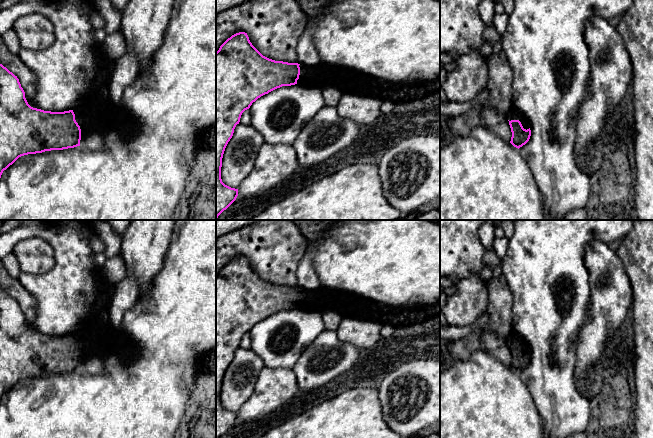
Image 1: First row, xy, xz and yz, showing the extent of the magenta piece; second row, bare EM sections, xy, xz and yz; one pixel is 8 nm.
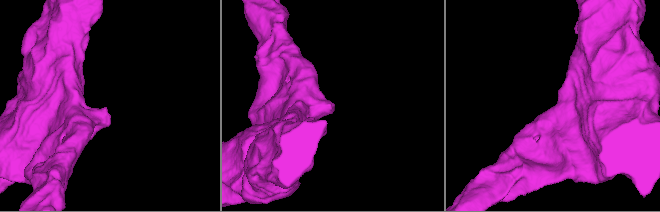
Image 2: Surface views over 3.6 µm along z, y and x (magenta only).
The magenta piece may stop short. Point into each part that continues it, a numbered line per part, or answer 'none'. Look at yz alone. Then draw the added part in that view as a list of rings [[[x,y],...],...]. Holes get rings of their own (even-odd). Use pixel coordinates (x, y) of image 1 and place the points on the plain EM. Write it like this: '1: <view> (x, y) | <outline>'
1: yz (514, 338) | [[[512,331],[509,335],[508,344],[519,344],[524,353],[527,354],[530,352],[530,346],[528,342],[525,339],[521,339],[520,336],[514,331]]]

